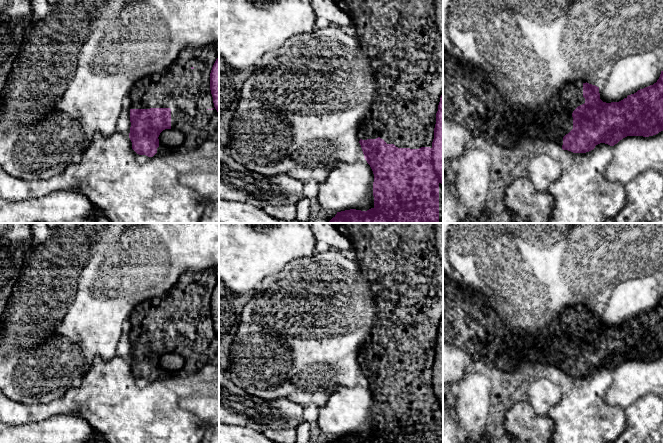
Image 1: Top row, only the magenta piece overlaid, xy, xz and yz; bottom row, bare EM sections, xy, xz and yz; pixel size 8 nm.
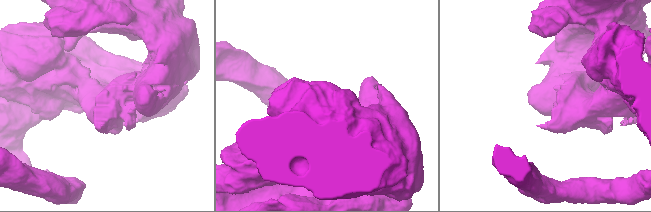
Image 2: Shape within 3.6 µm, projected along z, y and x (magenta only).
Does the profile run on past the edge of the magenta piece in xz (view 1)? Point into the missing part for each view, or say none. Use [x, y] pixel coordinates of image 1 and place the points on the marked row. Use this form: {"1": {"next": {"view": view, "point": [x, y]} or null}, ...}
{"1": {"next": {"view": "xz", "point": [401, 39]}}}

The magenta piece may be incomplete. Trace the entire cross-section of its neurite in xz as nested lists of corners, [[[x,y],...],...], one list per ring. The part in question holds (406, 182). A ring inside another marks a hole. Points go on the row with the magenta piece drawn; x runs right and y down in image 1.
[[[334,0],[334,2],[344,7],[346,9],[346,13],[351,18],[351,21],[356,28],[356,39],[364,55],[369,60],[370,68],[372,69],[373,77],[375,80],[376,96],[371,104],[369,113],[362,120],[359,130],[359,143],[361,145],[364,158],[370,165],[374,174],[374,207],[367,211],[350,209],[337,212],[337,214],[329,221],[329,223],[438,223],[439,221],[443,220],[443,37],[439,34],[439,30],[436,24],[435,0]]]

